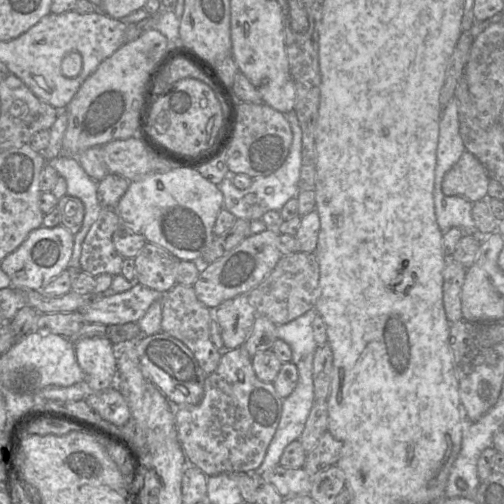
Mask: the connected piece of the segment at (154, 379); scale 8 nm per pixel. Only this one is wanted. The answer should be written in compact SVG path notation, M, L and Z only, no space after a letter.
M160 331L142 336L135 341L139 366L145 377L152 382L175 407L198 404L203 397L206 375L192 351L180 340Z

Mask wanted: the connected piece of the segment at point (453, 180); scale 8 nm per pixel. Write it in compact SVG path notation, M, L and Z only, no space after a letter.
M465 150L458 162L444 176L442 192L446 196L461 196L475 203L488 197L490 180L481 162Z

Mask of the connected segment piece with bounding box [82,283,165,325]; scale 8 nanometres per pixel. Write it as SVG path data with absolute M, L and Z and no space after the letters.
M136 283L130 290L122 293L95 296L82 313L87 323L136 323L146 314L153 302L162 301L164 294Z

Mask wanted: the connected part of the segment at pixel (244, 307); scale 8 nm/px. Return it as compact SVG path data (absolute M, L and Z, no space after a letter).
M243 294L225 301L215 310L213 319L220 326L224 347L227 350L242 347L257 317L248 295Z

